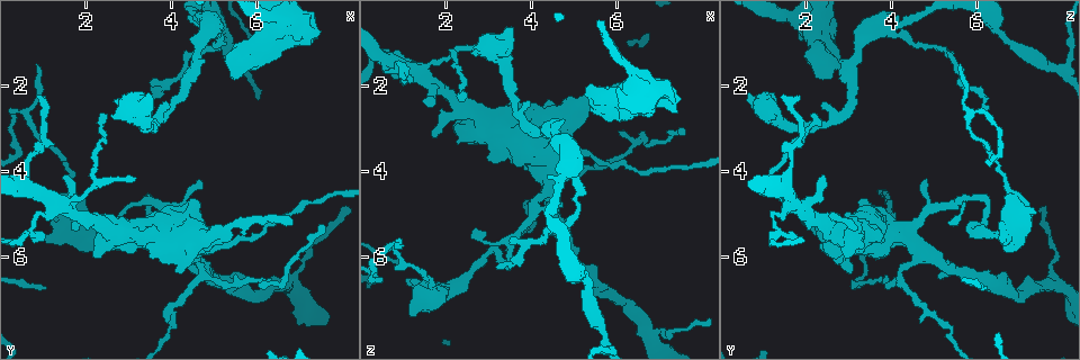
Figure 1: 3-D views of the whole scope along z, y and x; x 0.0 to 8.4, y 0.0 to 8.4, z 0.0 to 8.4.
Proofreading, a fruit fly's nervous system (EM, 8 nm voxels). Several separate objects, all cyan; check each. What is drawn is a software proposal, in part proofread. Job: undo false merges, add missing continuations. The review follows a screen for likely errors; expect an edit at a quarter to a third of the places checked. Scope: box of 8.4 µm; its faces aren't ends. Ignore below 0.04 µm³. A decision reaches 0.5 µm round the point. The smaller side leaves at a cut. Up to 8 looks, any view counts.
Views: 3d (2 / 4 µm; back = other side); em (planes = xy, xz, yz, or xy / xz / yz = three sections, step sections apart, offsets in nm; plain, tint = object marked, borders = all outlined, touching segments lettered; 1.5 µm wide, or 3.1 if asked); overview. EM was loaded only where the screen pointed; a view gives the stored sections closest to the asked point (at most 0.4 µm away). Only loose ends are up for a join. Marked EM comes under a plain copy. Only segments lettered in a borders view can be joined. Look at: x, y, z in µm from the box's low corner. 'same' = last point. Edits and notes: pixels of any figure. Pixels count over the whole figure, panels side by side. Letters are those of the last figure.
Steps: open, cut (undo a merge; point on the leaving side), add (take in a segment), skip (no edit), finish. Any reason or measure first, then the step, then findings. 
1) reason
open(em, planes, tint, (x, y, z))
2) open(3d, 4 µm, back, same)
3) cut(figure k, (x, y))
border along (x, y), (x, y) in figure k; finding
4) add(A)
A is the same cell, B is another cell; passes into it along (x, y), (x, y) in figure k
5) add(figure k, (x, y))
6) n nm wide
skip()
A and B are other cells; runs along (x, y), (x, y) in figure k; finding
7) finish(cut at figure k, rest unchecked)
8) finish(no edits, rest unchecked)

calibre changes
open(3d, 4 µm, (4.70, 1.00, 3.30))

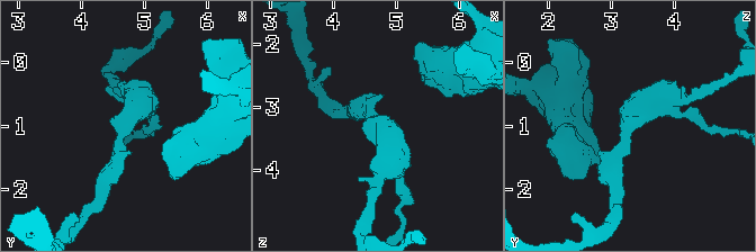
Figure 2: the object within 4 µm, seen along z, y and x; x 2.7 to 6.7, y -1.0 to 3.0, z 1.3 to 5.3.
arms of 240, 480 nm
open(em, planes, borders, (4.60, 1.00, 3.30))

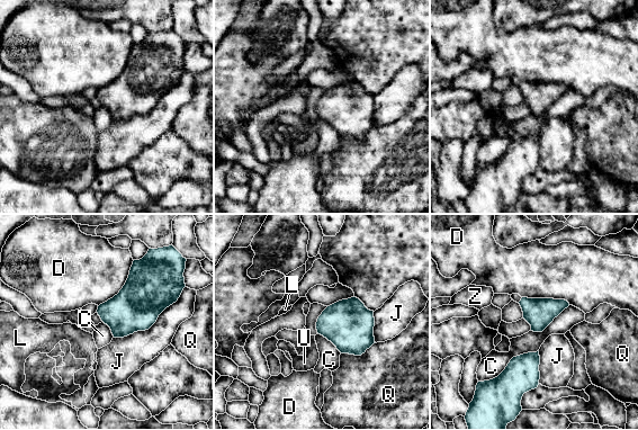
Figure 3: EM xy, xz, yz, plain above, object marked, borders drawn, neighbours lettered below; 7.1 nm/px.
220 nm wide
skip()
C, D, J, L, Q, U and Z are other cells; continuous, no second cell

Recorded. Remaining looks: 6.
an open end
open(3d, 2 µm, (0.90, 2.30, 1.45))

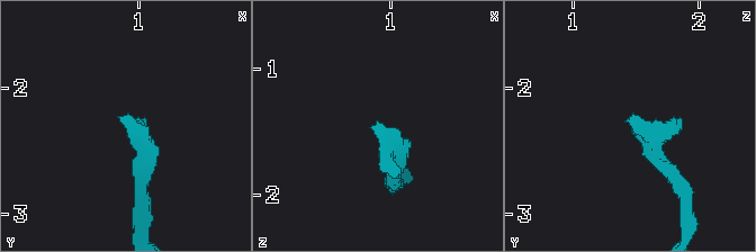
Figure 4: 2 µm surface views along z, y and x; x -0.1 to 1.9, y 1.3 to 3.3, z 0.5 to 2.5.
open(em, planes, borders, (0.88, 2.28, 1.42))

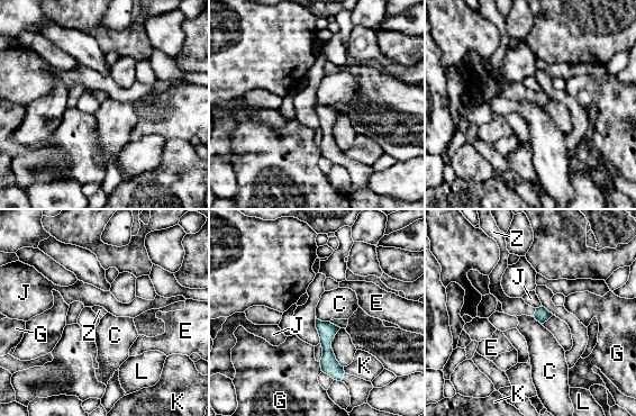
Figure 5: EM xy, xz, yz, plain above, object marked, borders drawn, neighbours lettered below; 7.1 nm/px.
add(Z)
Z is the same cell, C, E, G, J, K and L are other cells; passes into it along (542, 315), (535, 313), (516, 307) in figure 5; the cell continues

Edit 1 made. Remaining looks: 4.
sudden change in width
open(3d, 4 µm, (1.50, 4.65, 1.60))

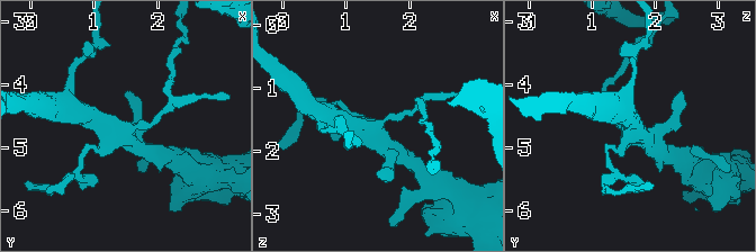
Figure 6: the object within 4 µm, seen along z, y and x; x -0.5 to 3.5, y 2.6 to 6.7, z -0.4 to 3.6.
open(em, planes, borders, (1.50, 4.70, 1.55))

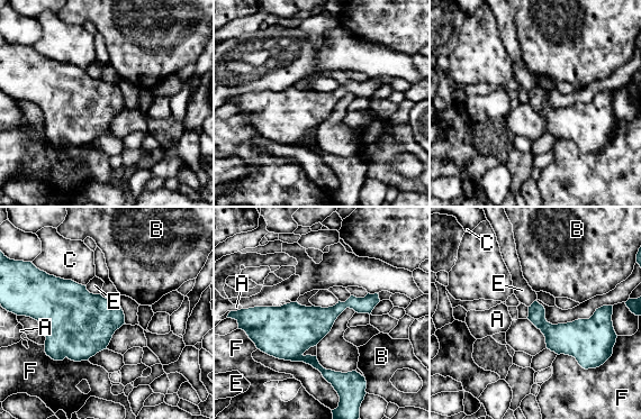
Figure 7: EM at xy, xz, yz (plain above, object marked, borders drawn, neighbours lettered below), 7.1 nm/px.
skip()
A, B, C, E and F are other cells; border along (84, 285), (90, 292), (100, 294) in figure 7; continuous, no second cell

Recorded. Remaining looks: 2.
finish(add at figure 5, rest unchecked)

